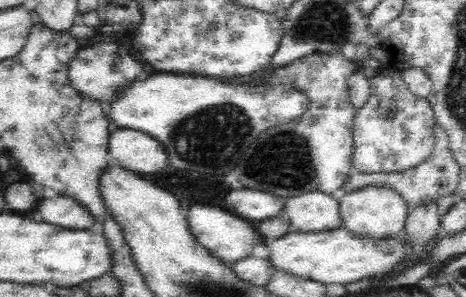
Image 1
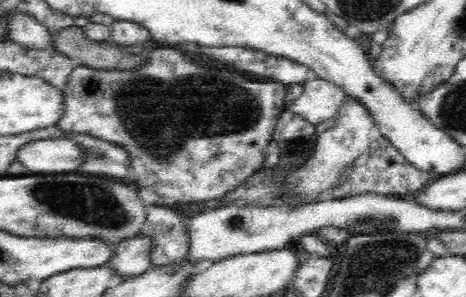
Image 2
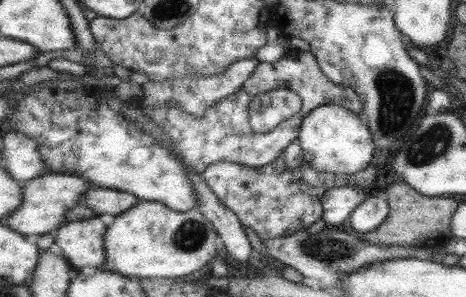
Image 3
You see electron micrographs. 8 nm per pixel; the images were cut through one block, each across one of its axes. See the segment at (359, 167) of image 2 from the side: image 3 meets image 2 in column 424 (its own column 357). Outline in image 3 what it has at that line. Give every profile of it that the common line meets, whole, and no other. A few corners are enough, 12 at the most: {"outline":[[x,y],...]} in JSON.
{"outline":[[215,162],[199,176],[259,240],[307,230],[355,174]]}

